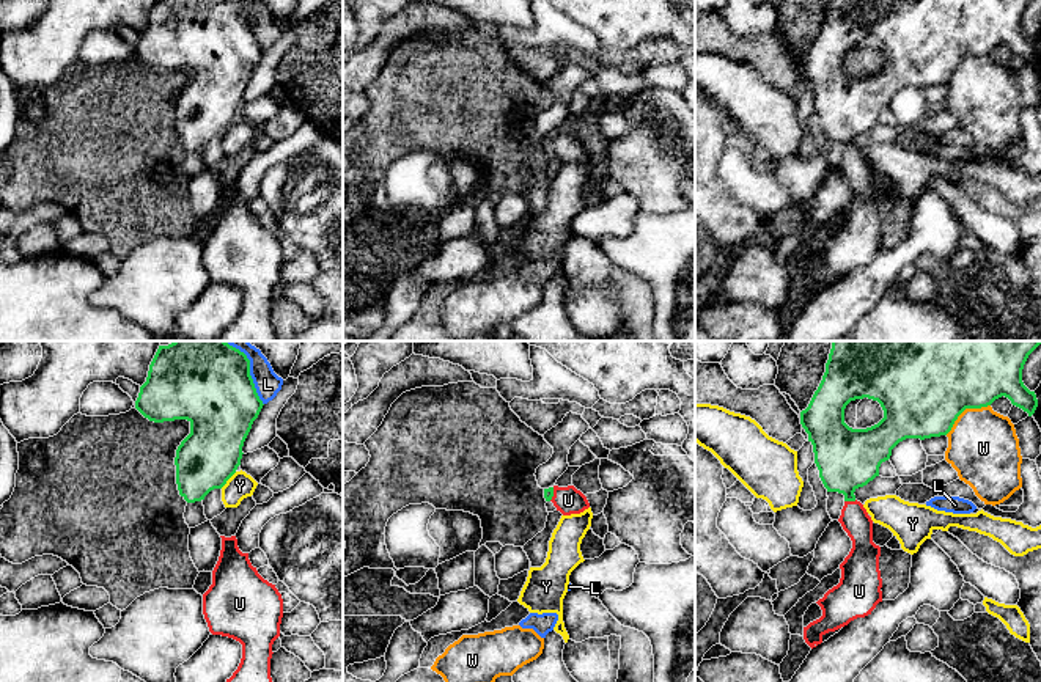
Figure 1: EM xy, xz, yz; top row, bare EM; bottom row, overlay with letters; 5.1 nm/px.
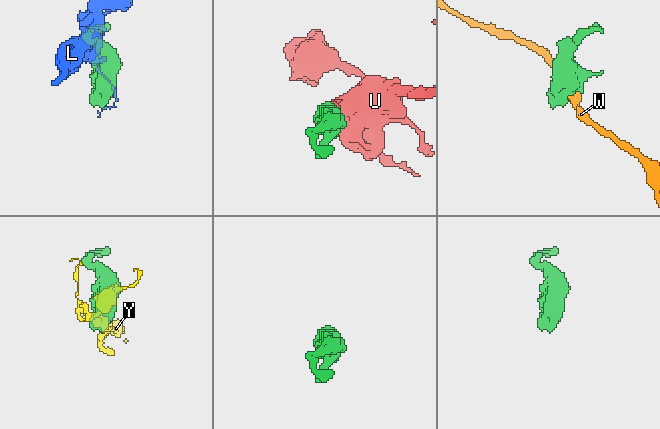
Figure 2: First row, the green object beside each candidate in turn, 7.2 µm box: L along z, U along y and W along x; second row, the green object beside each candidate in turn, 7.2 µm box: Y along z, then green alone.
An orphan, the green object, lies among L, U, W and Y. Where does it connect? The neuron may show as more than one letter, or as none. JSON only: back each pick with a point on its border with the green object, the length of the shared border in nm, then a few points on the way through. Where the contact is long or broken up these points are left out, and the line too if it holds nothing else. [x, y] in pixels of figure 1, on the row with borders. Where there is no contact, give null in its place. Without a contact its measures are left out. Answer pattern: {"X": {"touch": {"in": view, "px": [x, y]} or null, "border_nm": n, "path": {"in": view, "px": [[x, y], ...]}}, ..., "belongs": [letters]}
{"U": {"touch": {"in": "yz", "px": [849, 500]}, "border_nm": 60, "path": {"in": "yz", "px": [[846, 458], [849, 500], [854, 519]]}}, "belongs": ["U"]}

